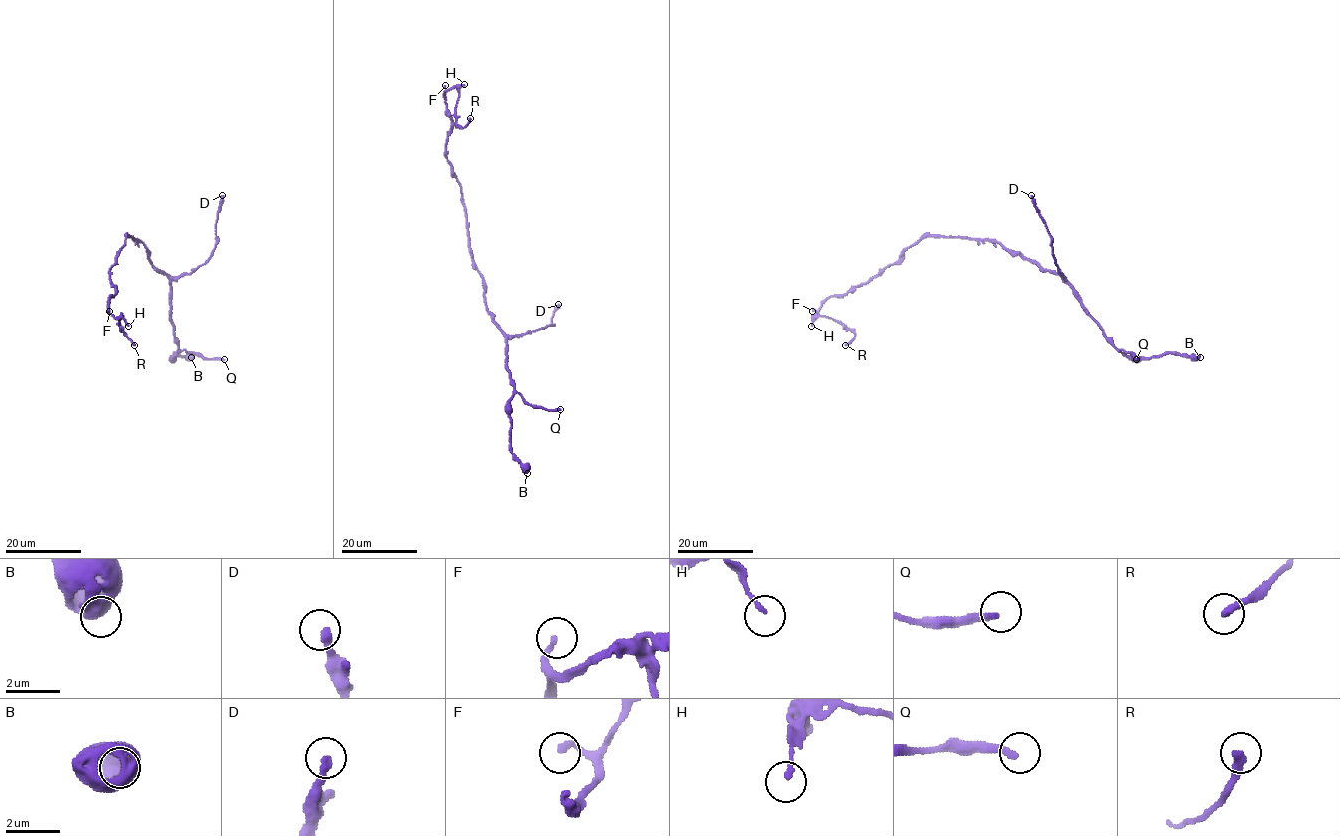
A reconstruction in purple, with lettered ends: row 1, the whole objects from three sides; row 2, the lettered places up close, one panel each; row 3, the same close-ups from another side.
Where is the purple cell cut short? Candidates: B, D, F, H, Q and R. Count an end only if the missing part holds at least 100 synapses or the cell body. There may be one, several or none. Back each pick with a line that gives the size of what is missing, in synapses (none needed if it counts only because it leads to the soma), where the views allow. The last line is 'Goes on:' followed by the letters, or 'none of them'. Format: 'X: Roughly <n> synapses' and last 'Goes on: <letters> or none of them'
Q: Roughly 150 synapses
Goes on: Q

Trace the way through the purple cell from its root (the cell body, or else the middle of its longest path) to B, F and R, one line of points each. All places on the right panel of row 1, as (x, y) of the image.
B: (981, 240), (995, 240), (1057, 273), (1103, 335), (1124, 355), (1159, 357), (1179, 353), (1200, 357)
F: (981, 240), (922, 236), (880, 273), (852, 287), (843, 295), (830, 296), (817, 311), (812, 311)
R: (981, 240), (922, 236), (880, 273), (830, 296), (814, 318), (825, 315), (849, 328), (854, 336), (845, 345)

